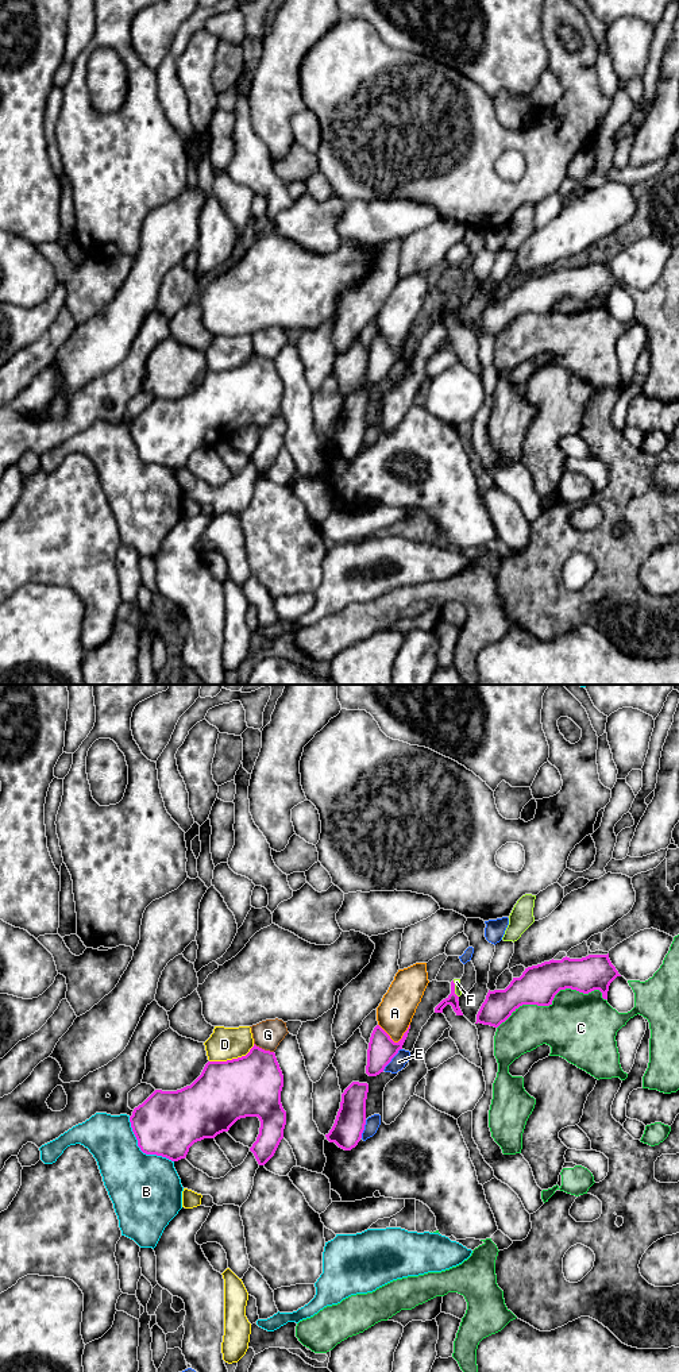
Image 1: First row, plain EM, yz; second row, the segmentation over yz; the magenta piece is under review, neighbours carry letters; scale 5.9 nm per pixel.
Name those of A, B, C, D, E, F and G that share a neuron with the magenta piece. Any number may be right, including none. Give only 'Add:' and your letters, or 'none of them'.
Add: none of them

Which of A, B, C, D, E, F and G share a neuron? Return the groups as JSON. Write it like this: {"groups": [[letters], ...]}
{"groups": [["A"], ["B"], ["C"], ["D"], ["E"], ["F"], ["G"]]}

